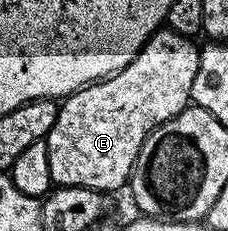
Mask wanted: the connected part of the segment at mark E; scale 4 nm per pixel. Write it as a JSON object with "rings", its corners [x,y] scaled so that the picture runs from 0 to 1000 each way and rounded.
{"rings":[[[732,126],[689,130],[531,307],[443,342],[434,359],[351,381],[259,450],[263,485],[237,524],[237,558],[219,558],[202,606],[219,662],[219,766],[246,810],[390,810],[487,835],[575,779],[579,719],[596,710],[640,593],[693,541],[746,524],[829,459],[851,316],[868,316],[877,277],[877,203],[842,186],[855,182],[820,152]]]}

